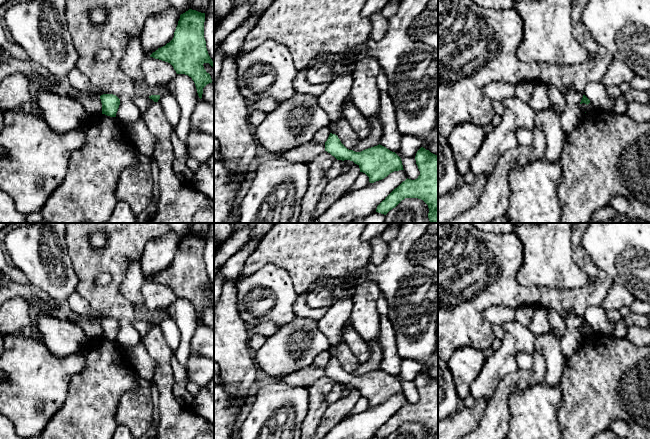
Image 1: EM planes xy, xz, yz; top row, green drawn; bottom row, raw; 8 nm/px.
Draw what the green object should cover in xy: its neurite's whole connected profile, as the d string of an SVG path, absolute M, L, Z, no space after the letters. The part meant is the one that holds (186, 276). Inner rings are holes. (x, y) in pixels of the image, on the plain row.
M189 233L180 239L173 263L150 279L170 287L177 298L191 301L200 323L203 312L212 307L211 300L203 288L209 287L214 291L206 272L204 246L205 237Z

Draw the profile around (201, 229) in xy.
M191 223L190 232L201 237L206 237L210 223Z

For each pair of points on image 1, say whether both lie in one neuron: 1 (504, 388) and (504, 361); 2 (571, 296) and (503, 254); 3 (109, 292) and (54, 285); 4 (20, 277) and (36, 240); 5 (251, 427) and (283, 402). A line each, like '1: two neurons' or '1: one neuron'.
1: two neurons
2: one neuron
3: two neurons
4: two neurons
5: one neuron

